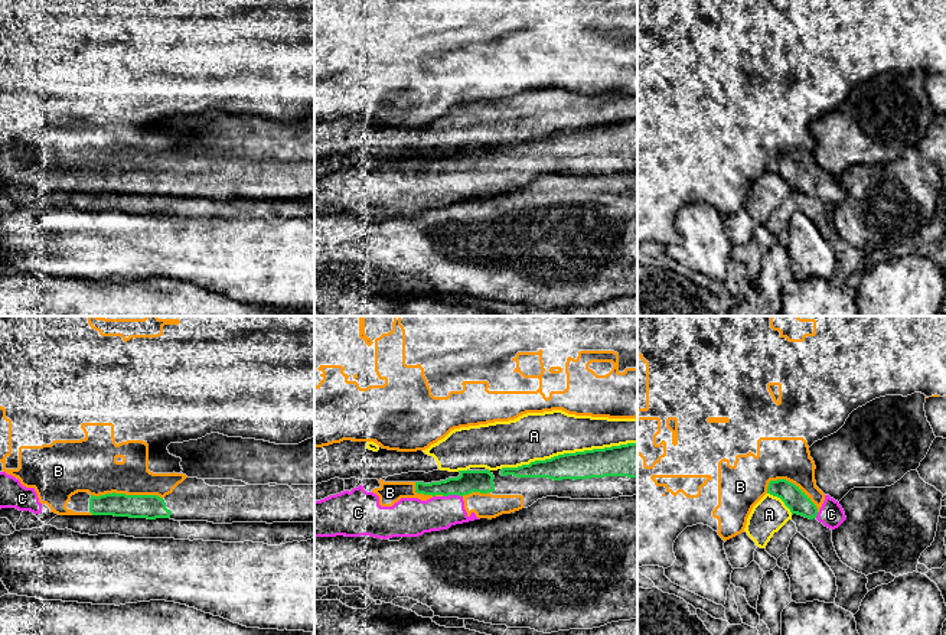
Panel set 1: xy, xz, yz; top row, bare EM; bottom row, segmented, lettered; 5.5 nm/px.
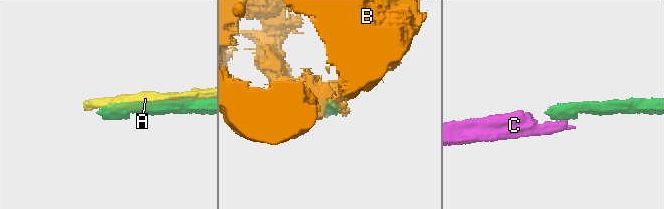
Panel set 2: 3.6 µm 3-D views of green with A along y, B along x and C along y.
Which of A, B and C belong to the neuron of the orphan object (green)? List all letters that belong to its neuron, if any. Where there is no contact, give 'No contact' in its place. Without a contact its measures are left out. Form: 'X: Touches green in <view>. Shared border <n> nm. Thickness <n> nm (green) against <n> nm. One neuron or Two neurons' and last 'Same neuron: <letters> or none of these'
A: Touches green in xz. Shared border 750 nm. Thickness 160 nm (green) against 280 nm. Two neurons
B: Touches green in xy. Shared border 400 nm. Thickness 140 nm (green) against 280 nm. Two neurons
C: Touches green in xz. Shared border 110 nm. Thickness 130 nm (green) against 200 nm. One neuron
Same neuron: C

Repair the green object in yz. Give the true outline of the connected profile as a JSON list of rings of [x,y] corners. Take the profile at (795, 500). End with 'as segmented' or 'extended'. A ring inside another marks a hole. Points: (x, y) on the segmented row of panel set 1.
[[[786,479],[770,481],[767,494],[780,498],[790,509],[792,515],[797,514],[809,520],[816,518],[831,530],[838,528],[846,520],[845,512],[838,501],[829,495],[825,495],[825,501],[818,509],[799,486]]] | extended

